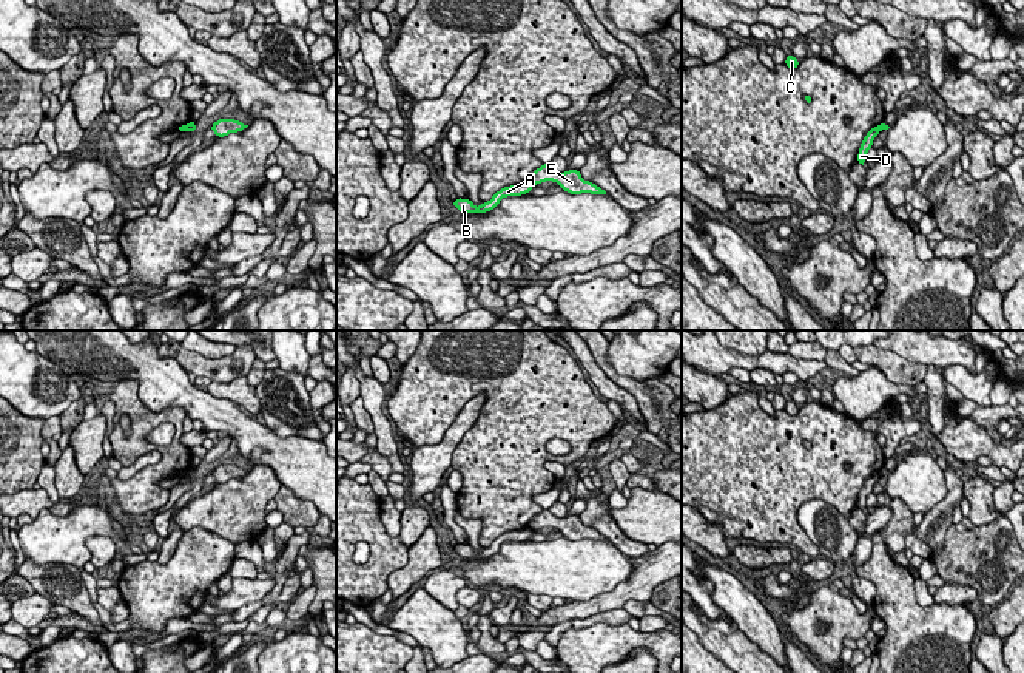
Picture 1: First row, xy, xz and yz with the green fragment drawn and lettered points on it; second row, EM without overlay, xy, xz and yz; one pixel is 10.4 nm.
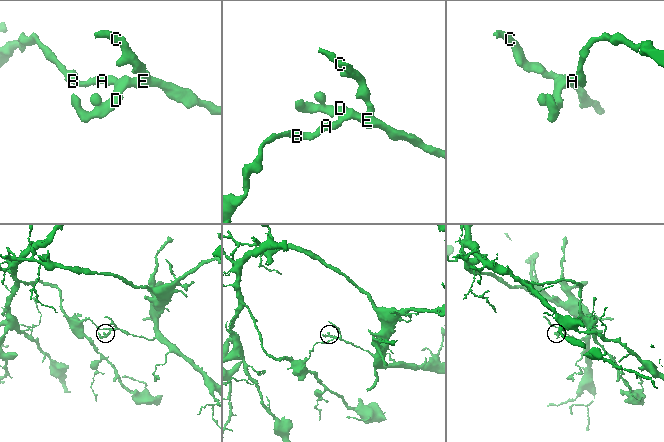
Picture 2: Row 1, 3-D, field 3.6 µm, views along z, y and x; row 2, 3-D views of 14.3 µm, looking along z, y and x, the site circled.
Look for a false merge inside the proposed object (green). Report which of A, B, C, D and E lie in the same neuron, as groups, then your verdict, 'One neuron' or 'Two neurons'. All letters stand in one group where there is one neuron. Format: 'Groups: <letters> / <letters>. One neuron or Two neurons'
Groups: A B / C D E. Two neurons

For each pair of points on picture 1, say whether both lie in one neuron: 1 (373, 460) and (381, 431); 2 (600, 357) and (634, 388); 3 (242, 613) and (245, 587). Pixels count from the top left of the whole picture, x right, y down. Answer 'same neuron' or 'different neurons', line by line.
1: different neurons
2: same neuron
3: different neurons

